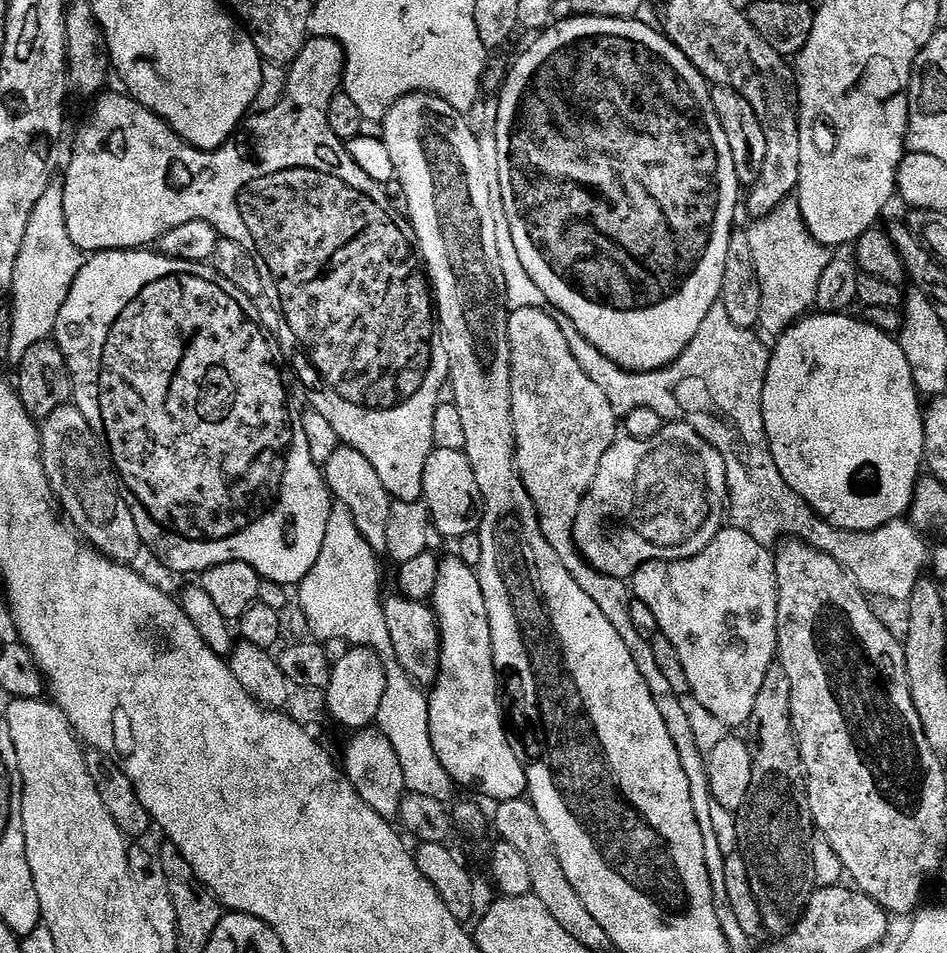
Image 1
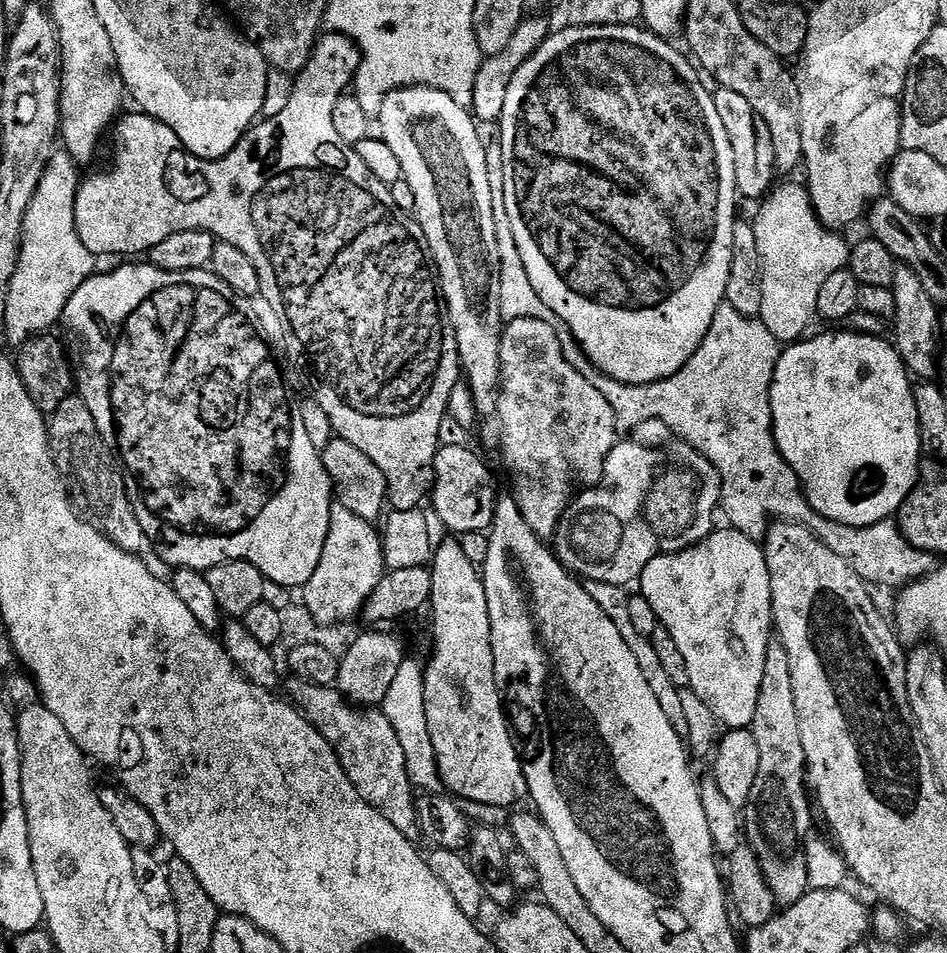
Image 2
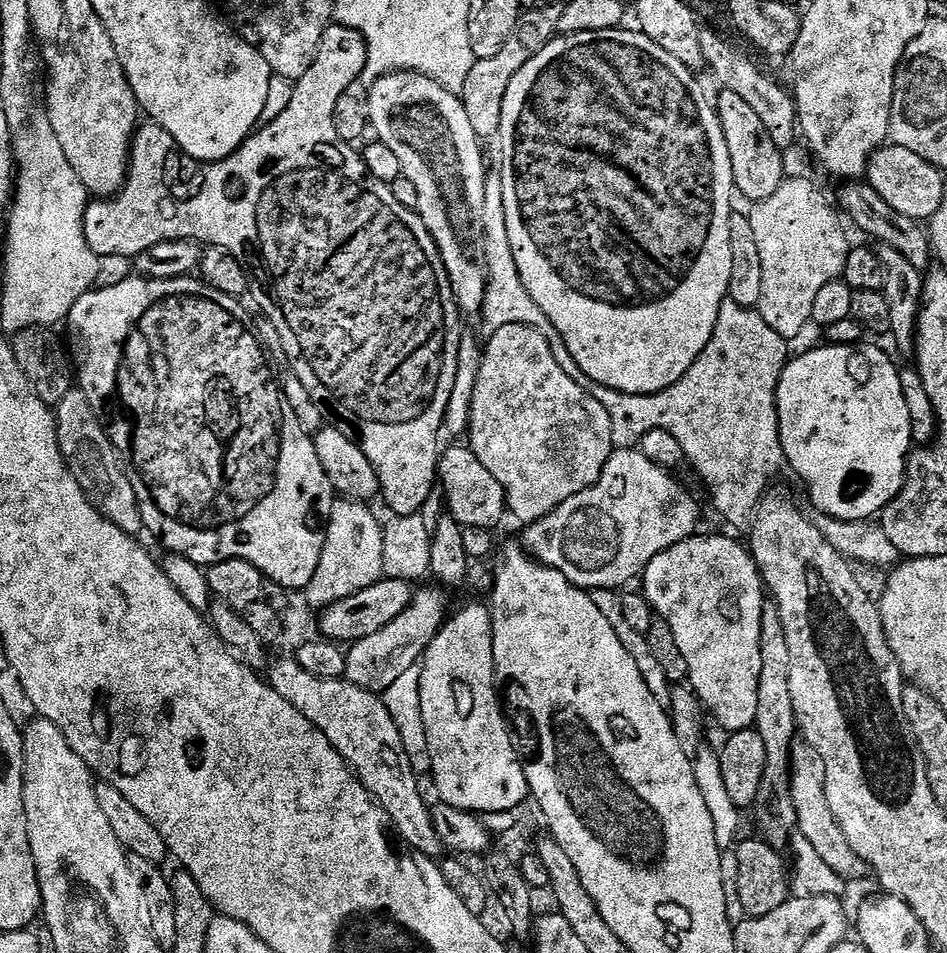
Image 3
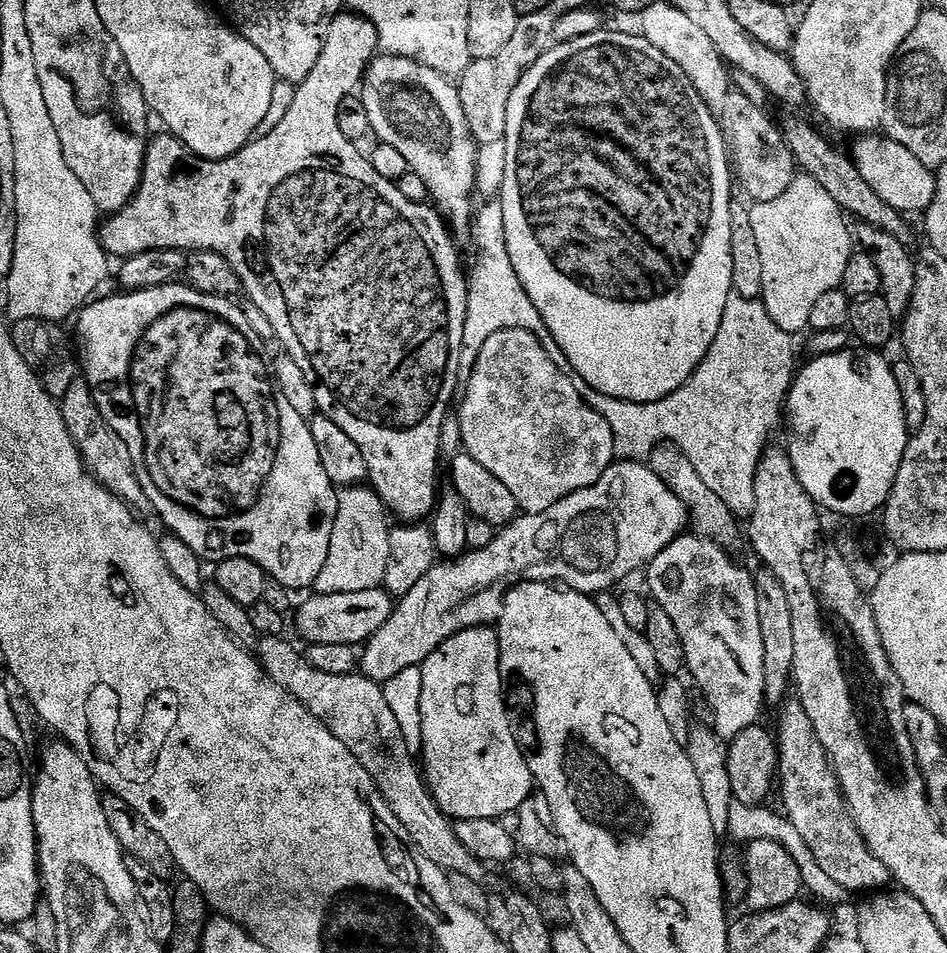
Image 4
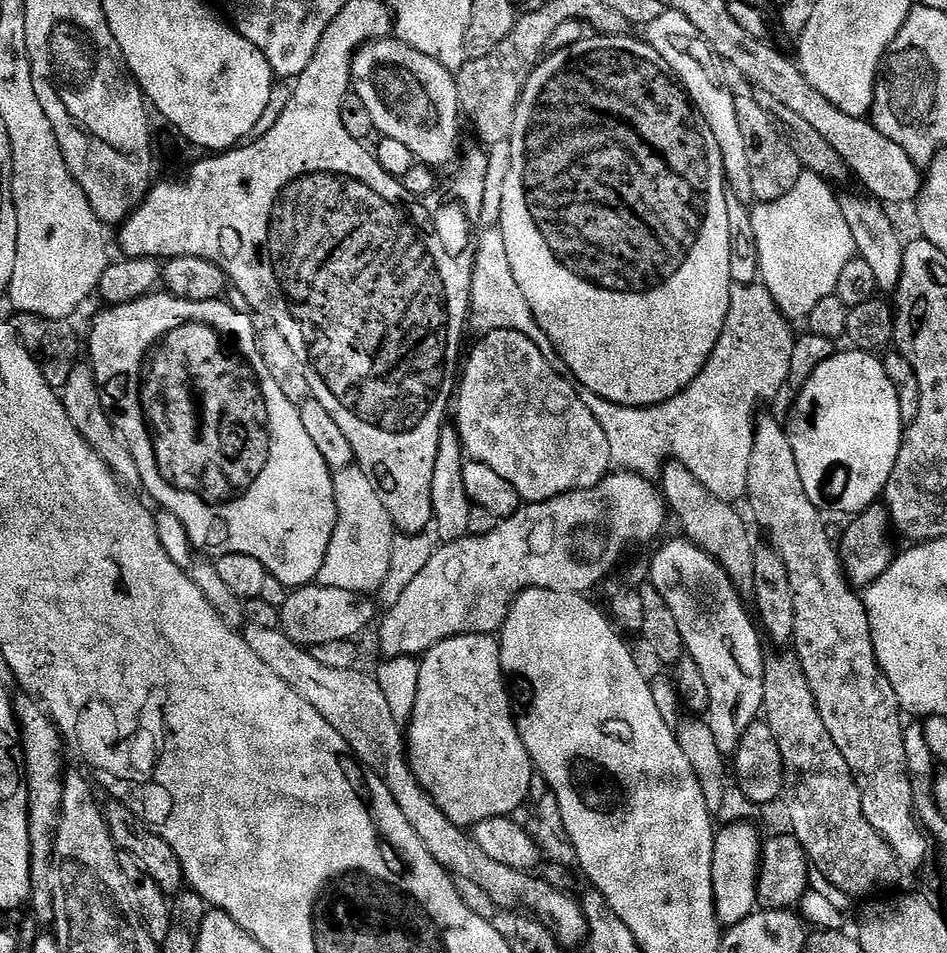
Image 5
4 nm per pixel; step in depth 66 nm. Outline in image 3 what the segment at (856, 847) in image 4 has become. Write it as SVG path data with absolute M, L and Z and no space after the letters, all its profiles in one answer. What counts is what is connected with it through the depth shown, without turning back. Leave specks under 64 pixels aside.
M803 742L792 745L792 793L797 829L814 845L816 853L834 869L834 874L841 876L845 882L862 879L864 872L866 876L866 865L862 858L858 858L858 854L854 854L850 842L846 842L846 834L842 834L842 826L838 826L838 818L834 818L830 802L826 802L826 766L820 755Z

